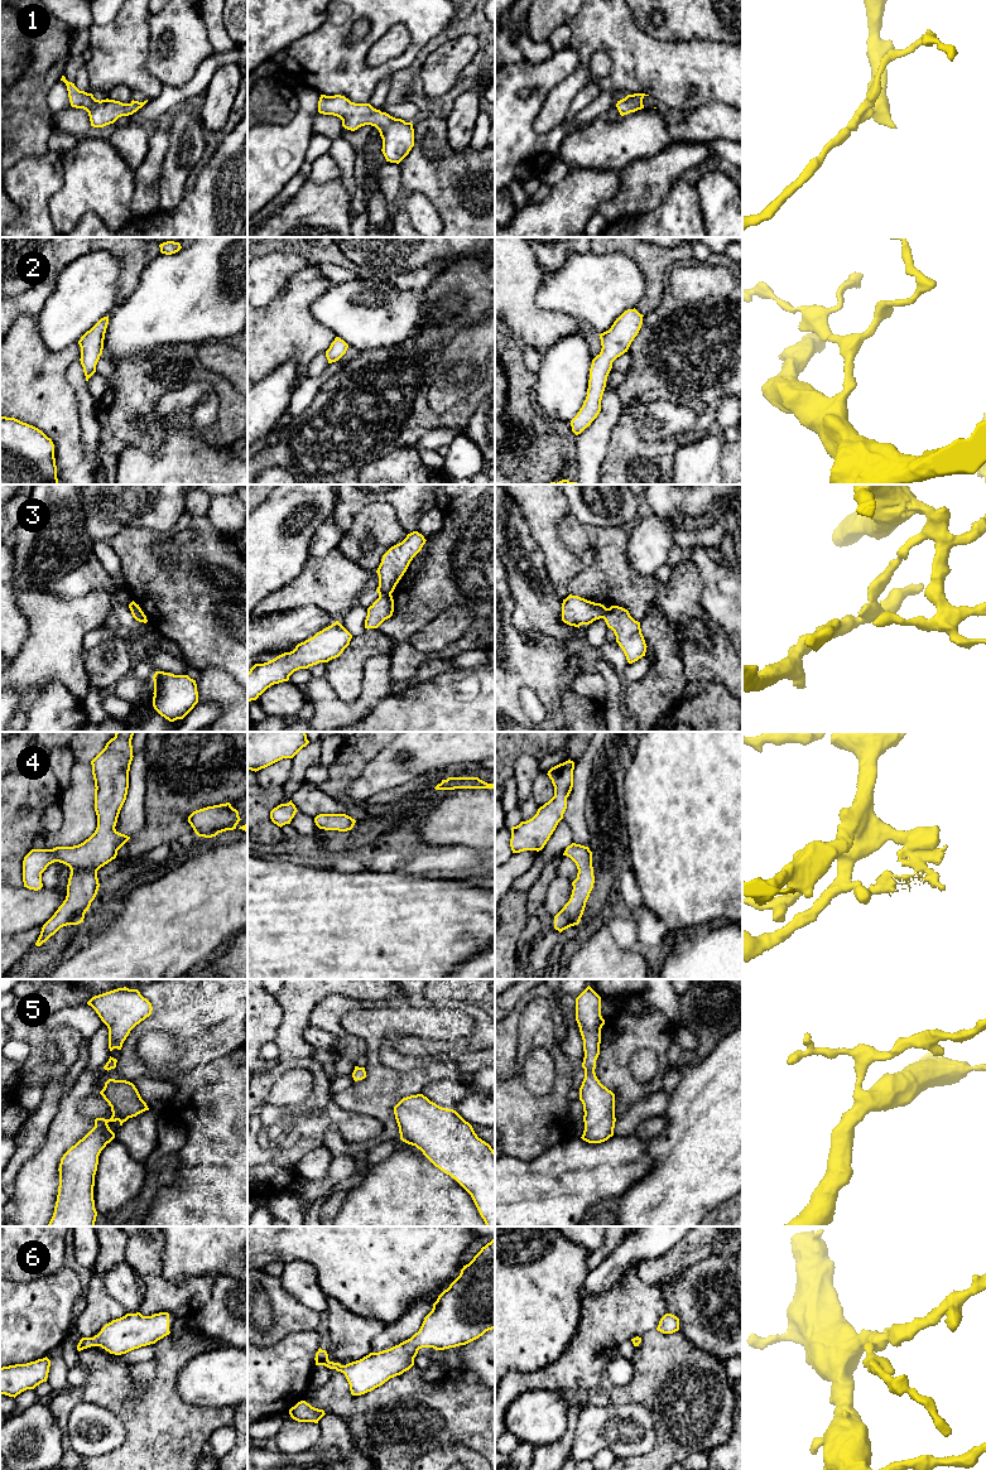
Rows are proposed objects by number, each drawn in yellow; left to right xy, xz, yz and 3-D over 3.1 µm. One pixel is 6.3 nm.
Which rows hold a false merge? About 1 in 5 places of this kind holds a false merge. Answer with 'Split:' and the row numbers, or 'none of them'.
Split: 3

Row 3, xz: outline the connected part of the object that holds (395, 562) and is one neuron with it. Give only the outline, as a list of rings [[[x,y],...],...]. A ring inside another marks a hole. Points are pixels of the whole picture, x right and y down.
[[[413,531],[407,538],[391,546],[381,559],[381,563],[376,570],[379,575],[379,587],[376,592],[379,594],[391,594],[407,572],[413,558],[422,550],[425,544],[425,539],[418,531]]]

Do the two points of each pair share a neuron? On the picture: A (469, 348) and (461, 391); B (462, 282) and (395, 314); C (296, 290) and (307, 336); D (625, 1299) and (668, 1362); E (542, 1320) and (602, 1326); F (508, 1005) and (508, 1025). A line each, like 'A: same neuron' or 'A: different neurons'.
A: same neuron
B: different neurons
C: same neuron
D: different neurons
E: different neurons
F: different neurons

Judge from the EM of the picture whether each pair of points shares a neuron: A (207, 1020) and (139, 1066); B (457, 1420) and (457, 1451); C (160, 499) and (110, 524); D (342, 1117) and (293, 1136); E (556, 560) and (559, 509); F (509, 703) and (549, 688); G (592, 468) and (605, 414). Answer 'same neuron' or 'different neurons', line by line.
A: same neuron
B: different neurons
C: same neuron
D: different neurons
E: same neuron
F: same neuron
G: same neuron

